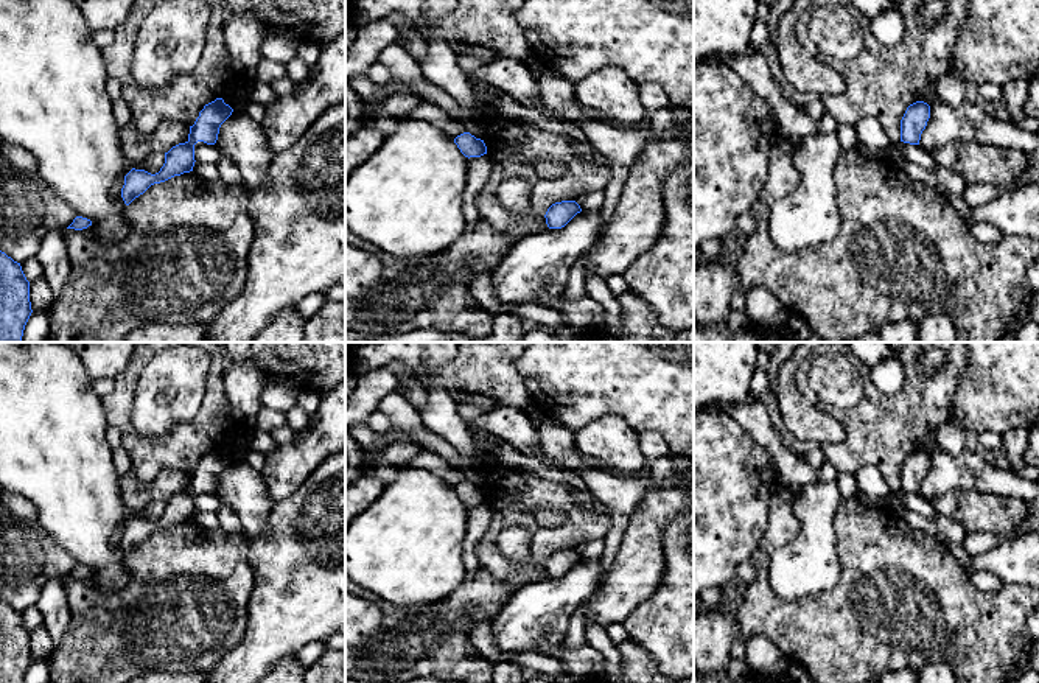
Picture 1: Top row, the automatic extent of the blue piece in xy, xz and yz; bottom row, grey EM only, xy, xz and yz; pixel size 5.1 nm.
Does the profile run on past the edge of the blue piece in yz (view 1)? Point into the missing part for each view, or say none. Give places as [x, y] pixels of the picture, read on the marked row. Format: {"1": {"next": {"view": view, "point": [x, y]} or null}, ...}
{"1": {"next": null}}

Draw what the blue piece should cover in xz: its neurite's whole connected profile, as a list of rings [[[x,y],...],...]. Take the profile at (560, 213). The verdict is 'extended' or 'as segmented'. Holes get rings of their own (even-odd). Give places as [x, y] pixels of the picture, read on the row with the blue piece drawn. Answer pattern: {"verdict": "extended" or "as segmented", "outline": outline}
{"verdict": "as segmented", "outline": [[[561,201],[552,204],[544,218],[549,229],[565,227],[582,208],[575,201]]]}

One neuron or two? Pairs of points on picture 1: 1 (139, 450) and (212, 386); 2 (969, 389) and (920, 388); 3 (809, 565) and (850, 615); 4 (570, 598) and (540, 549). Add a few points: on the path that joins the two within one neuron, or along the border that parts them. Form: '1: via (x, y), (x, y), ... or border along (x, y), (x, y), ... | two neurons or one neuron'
1: via (164, 450), (178, 450), (207, 420), (210, 411) | one neuron
2: border along (968, 358), (968, 366), (957, 380), (952, 419) | two neurons
3: border along (837, 553), (839, 579), (831, 587), (795, 601) | two neurons
4: border along (548, 576), (520, 587) | two neurons

